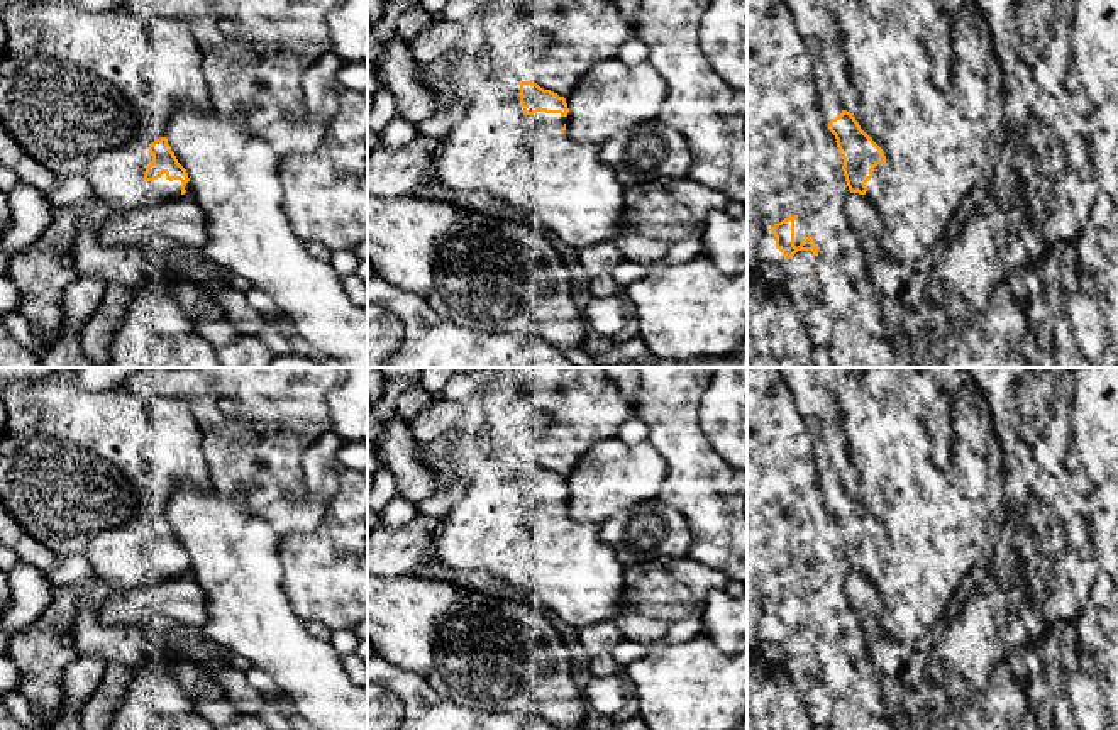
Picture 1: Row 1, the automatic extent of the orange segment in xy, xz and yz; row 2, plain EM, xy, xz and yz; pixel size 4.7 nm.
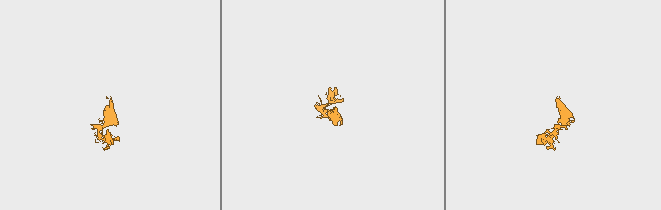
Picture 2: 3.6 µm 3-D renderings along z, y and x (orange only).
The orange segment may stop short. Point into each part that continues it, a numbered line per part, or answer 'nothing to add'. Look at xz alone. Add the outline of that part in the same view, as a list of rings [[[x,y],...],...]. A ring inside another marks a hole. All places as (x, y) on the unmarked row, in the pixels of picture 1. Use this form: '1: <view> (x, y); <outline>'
1: xz (524, 539); [[[478,368],[471,373],[456,373],[444,386],[442,396],[462,400],[478,396],[483,403],[483,425],[474,434],[446,434],[430,444],[417,444],[420,461],[435,474],[437,491],[456,483],[466,486],[464,495],[452,505],[442,518],[434,552],[446,569],[483,571],[500,578],[529,595],[539,596],[549,611],[573,625],[574,628],[598,622],[615,620],[623,610],[623,593],[627,571],[618,554],[600,539],[596,523],[574,520],[567,510],[561,510],[567,500],[561,493],[537,491],[525,495],[520,483],[520,462],[534,461],[534,434],[527,423],[529,415],[537,415],[540,408],[574,408],[578,391],[574,388],[525,388],[517,396],[515,391],[500,390],[498,368]]]

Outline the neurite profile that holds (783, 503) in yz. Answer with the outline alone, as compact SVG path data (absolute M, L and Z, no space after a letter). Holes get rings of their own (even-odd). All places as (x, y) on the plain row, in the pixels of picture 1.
M747 368L747 534L762 534L766 547L788 550L786 561L769 561L766 550L747 550L747 603L764 606L764 569L776 569L772 583L779 588L794 586L794 595L811 608L818 627L816 644L832 649L818 654L815 674L832 700L828 730L891 730L867 654L872 630L855 618L842 589L850 569L840 530L818 496L811 451L808 427L778 371Z

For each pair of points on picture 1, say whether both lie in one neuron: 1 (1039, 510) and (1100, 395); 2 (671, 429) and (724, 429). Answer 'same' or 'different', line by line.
1: different
2: different

